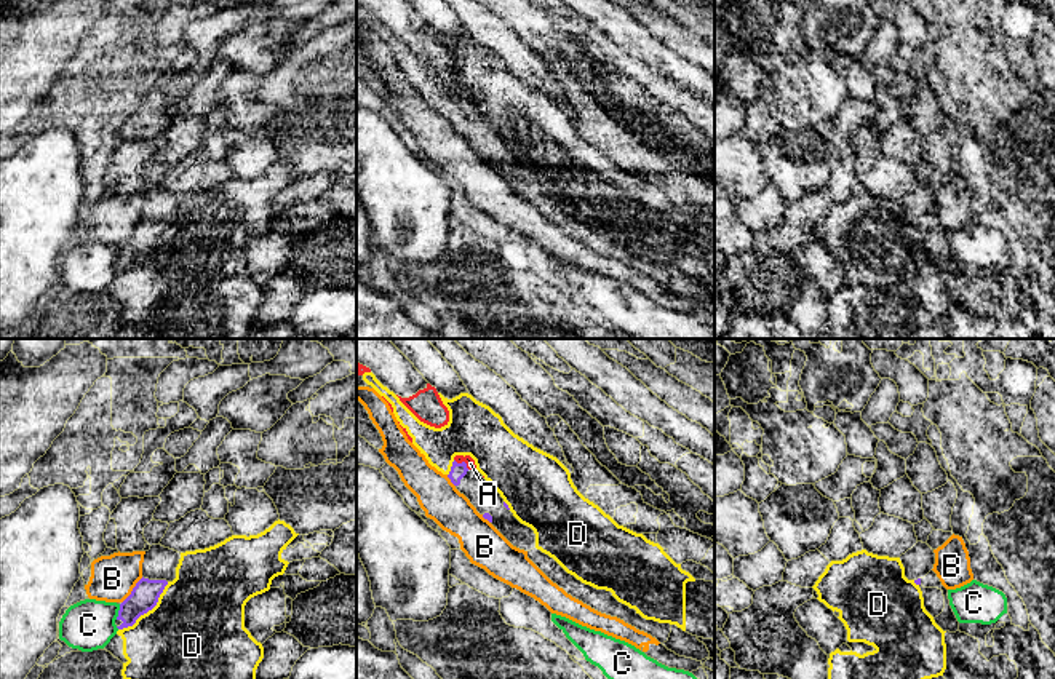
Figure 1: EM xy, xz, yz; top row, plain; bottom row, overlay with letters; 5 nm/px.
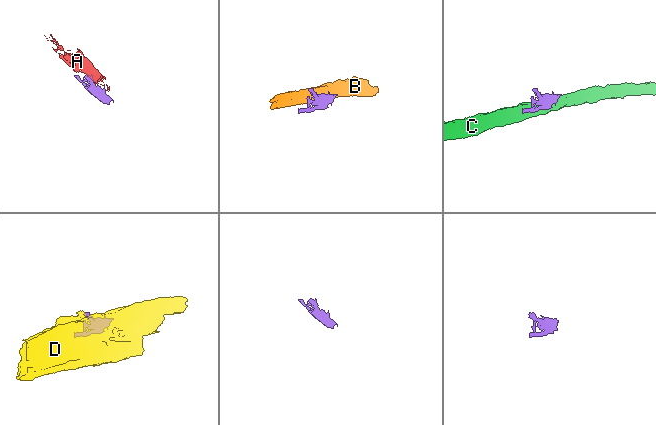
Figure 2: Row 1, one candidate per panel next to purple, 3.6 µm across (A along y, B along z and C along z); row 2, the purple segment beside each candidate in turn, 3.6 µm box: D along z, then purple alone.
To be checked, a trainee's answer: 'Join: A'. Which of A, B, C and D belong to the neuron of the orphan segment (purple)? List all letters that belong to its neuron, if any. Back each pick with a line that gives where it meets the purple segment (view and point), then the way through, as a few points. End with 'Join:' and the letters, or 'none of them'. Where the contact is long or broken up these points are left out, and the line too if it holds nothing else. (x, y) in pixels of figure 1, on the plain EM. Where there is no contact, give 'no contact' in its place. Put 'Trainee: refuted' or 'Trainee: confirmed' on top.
Trainee: refuted
Join: none of them

